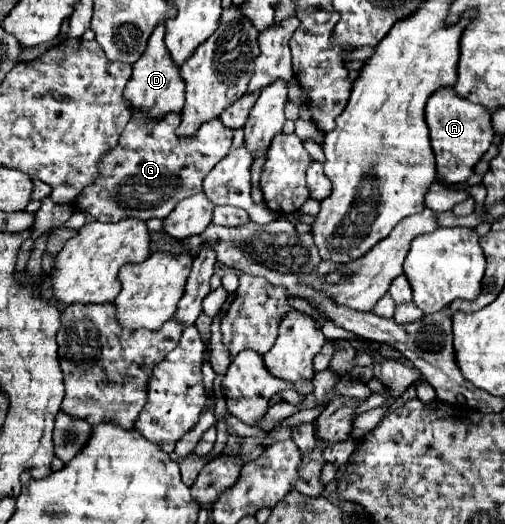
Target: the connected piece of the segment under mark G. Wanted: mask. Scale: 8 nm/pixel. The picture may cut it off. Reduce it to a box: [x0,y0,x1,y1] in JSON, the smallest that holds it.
[78,110,232,222]

